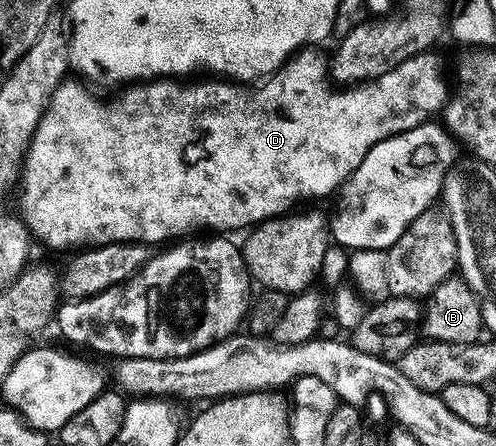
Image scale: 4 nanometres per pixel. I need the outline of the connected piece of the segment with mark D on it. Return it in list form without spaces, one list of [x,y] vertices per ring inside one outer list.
[[[303,49],[297,55],[290,56],[282,68],[261,84],[263,87],[255,95],[246,91],[250,89],[237,82],[223,81],[218,77],[206,77],[203,83],[179,81],[174,77],[138,81],[133,85],[123,86],[119,90],[123,91],[115,99],[101,99],[100,96],[93,95],[89,91],[91,88],[77,78],[74,78],[75,80],[67,78],[59,82],[52,93],[49,105],[46,106],[46,111],[36,125],[34,136],[30,139],[30,147],[26,151],[25,159],[22,160],[20,172],[22,192],[18,195],[18,207],[16,206],[22,224],[26,226],[29,234],[37,242],[39,239],[44,246],[74,247],[70,249],[82,249],[87,245],[99,243],[155,245],[154,243],[164,240],[168,235],[176,235],[180,231],[193,232],[190,231],[193,227],[214,227],[210,229],[218,233],[234,233],[230,231],[238,231],[241,227],[250,229],[264,220],[289,212],[291,210],[289,207],[293,203],[300,202],[301,199],[322,199],[330,194],[333,196],[360,165],[360,161],[364,161],[364,156],[367,155],[368,149],[372,149],[372,145],[380,145],[380,141],[388,137],[399,135],[408,129],[416,129],[416,125],[437,116],[447,103],[448,92],[446,93],[446,83],[442,80],[442,63],[434,56],[433,50],[400,61],[380,77],[368,79],[365,83],[357,85],[346,85],[341,89],[332,85],[328,78],[327,56],[322,56],[318,51],[321,50]]]

